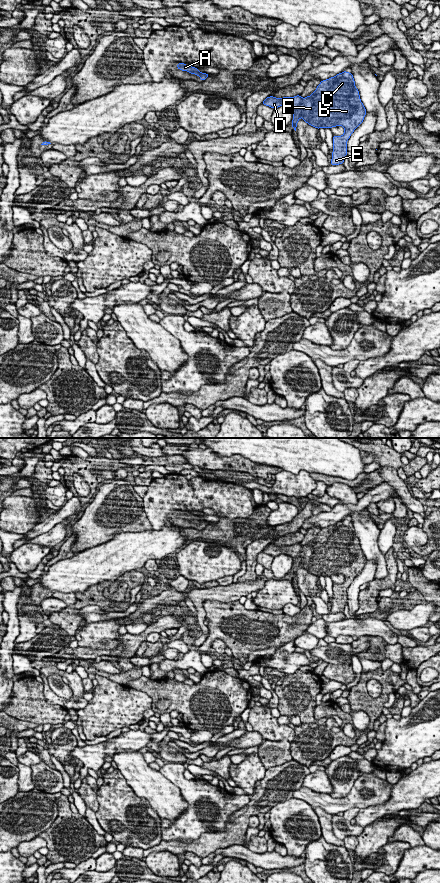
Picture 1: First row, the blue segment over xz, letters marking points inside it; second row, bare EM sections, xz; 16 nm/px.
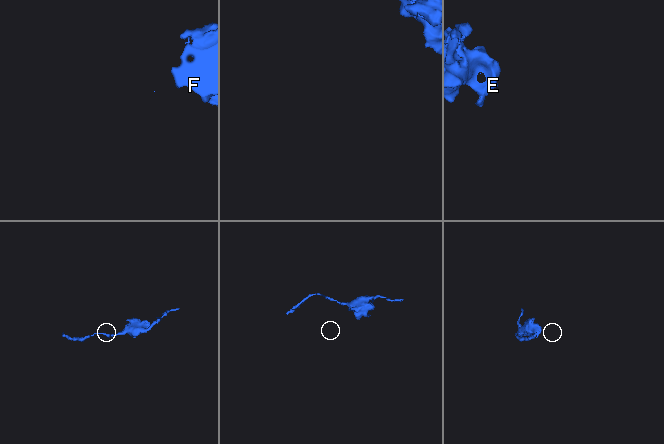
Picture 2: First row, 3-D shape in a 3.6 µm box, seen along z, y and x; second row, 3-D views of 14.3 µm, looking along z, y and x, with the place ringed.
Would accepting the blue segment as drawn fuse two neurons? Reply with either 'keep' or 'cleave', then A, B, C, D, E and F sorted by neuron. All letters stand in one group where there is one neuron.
keep; groups A B C D E F

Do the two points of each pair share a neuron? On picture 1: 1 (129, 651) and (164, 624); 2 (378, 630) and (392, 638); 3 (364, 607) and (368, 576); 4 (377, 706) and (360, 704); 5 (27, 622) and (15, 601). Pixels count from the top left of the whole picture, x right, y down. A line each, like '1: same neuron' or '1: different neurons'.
1: same neuron
2: same neuron
3: different neurons
4: same neuron
5: different neurons

